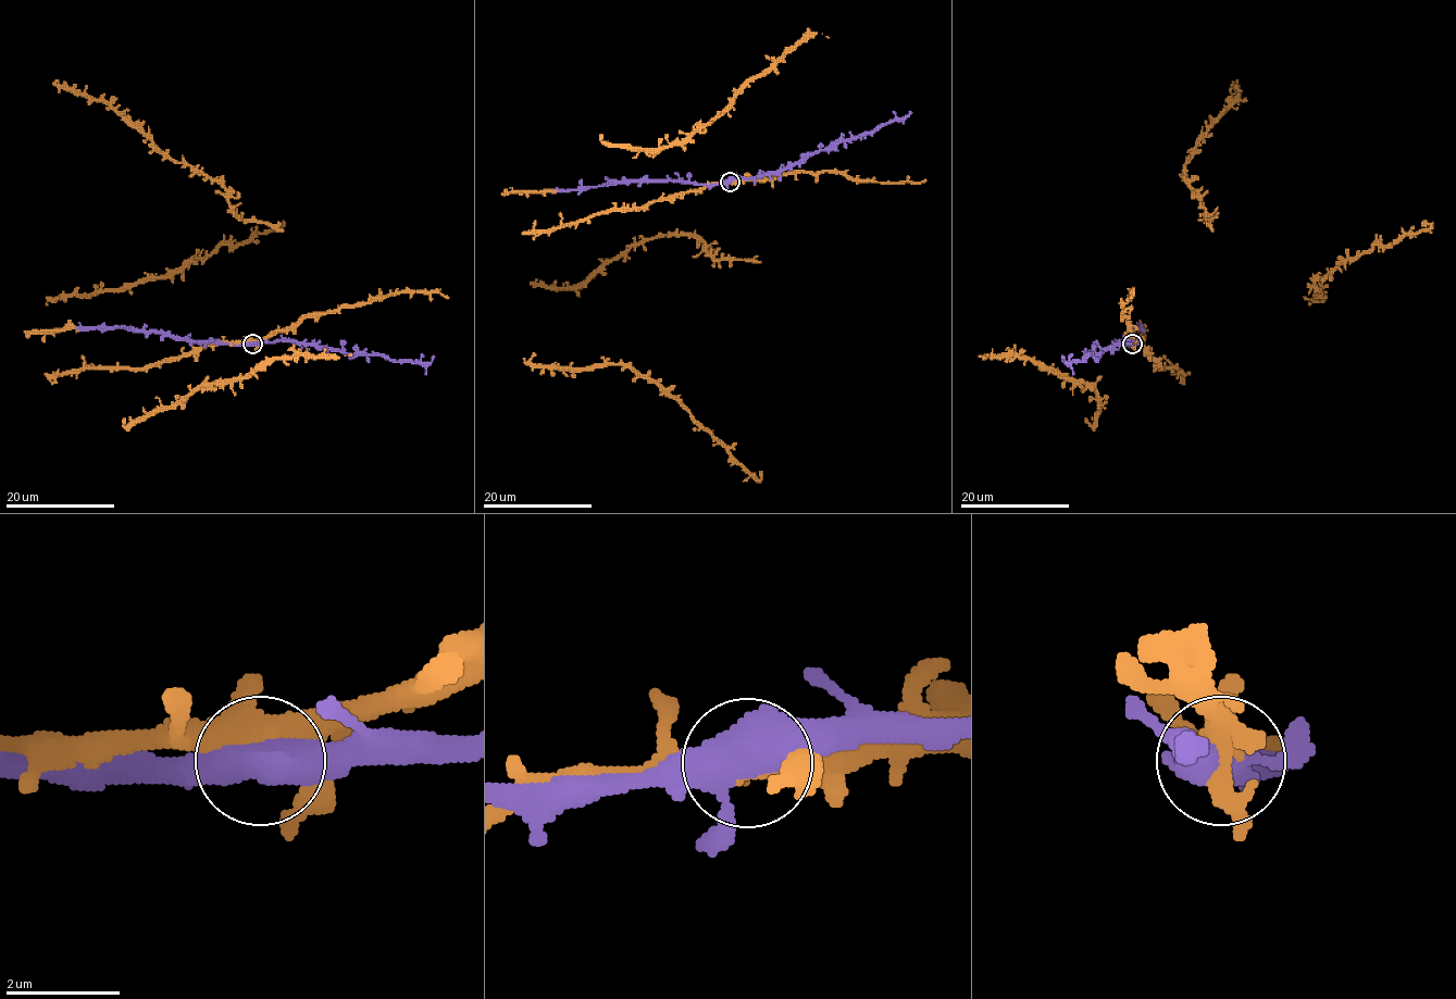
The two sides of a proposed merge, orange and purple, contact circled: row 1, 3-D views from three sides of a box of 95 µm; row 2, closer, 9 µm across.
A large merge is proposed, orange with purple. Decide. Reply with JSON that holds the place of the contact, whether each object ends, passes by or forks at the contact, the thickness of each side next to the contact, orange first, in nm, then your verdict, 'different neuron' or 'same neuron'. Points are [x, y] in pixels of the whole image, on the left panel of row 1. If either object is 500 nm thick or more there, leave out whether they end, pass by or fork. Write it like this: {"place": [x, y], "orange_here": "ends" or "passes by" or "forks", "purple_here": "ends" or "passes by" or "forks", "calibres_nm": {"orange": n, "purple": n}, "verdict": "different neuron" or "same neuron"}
{"place": [252, 344], "orange_here": "forks", "purple_here": "forks", "calibres_nm": {"orange": 420, "purple": 480}, "verdict": "same neuron"}

